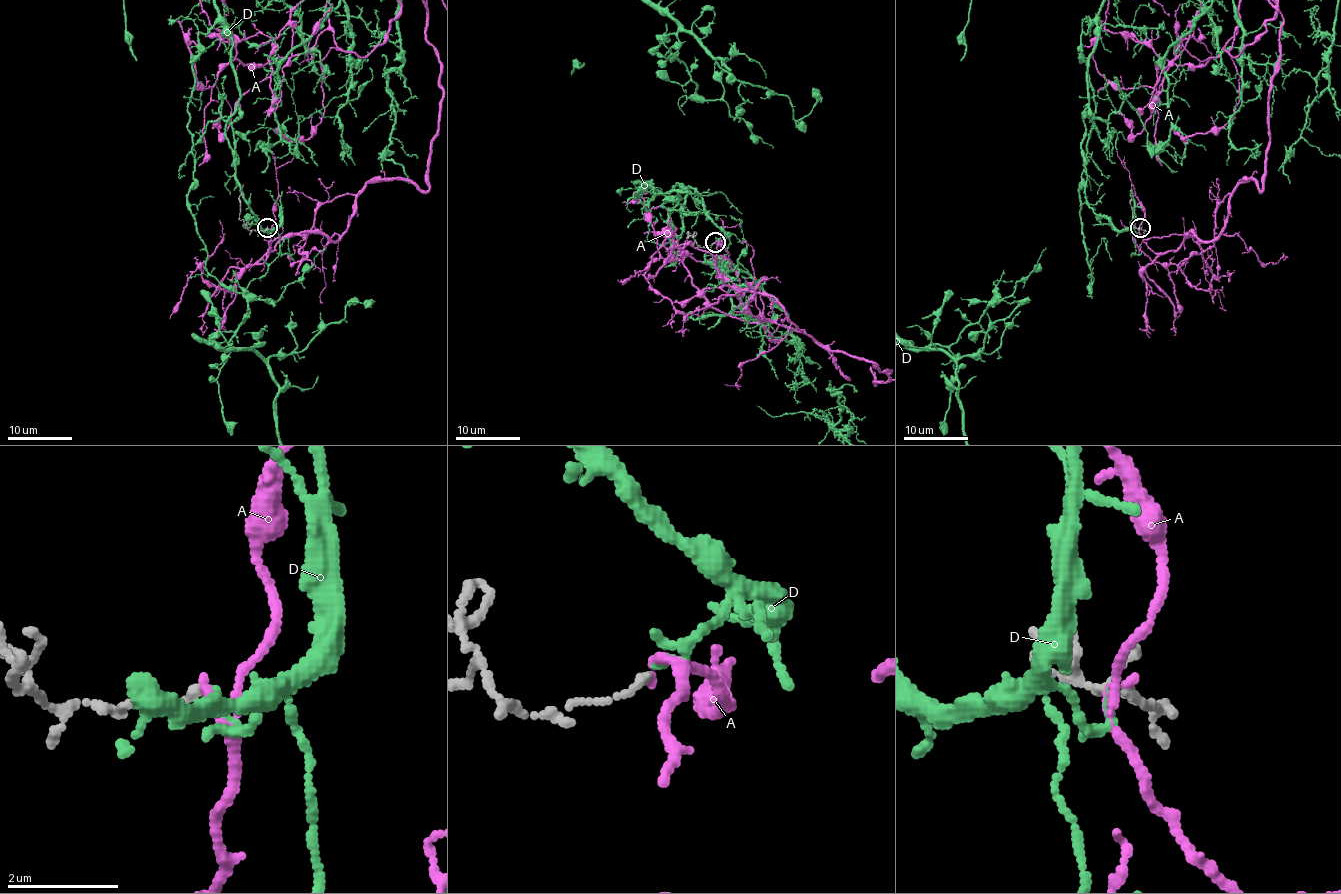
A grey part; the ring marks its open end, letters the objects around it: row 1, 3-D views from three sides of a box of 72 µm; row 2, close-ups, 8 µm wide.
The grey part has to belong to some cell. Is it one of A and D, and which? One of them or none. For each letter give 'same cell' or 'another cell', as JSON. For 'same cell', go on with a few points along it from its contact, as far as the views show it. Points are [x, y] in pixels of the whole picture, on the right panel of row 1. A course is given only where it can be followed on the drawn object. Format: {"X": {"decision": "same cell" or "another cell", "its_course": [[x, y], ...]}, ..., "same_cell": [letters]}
{"A": {"decision": "another cell"}, "D": {"decision": "same cell"}, "same_cell": ["D"]}

